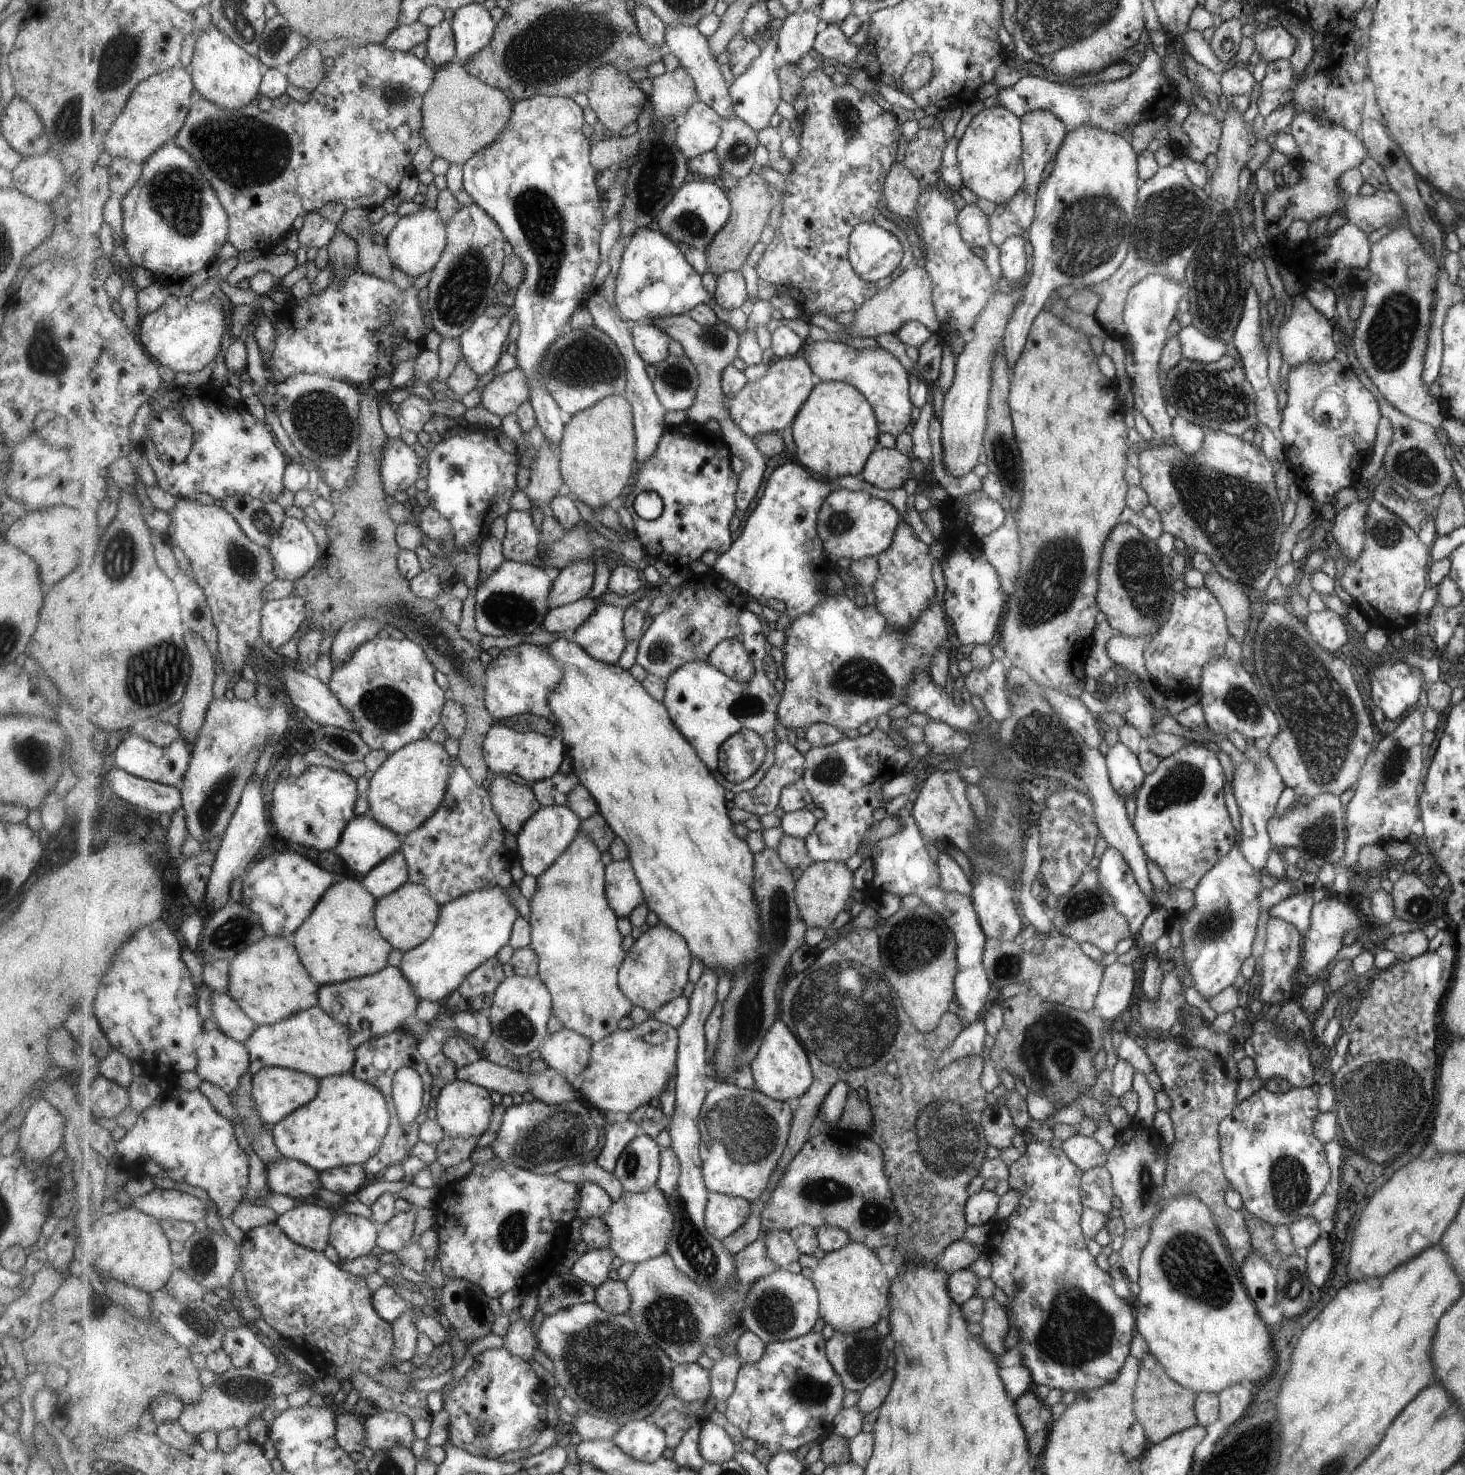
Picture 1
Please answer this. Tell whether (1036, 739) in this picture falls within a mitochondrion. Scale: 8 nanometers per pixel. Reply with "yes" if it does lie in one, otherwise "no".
yes

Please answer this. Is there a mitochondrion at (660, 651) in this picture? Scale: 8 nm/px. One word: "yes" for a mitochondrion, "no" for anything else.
yes

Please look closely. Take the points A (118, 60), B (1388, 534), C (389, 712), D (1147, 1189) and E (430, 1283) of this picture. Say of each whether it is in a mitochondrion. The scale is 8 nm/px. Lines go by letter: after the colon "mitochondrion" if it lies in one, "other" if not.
A: mitochondrion
B: mitochondrion
C: mitochondrion
D: mitochondrion
E: other

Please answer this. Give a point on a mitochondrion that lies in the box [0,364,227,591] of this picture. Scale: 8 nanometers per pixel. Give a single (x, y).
(118, 561)

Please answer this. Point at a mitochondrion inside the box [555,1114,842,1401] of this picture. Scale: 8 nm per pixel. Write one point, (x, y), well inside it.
(672, 1318)

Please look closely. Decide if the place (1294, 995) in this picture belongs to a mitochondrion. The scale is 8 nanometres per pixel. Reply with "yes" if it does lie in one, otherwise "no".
no

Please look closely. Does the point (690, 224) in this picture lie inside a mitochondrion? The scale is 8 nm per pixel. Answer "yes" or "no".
yes

